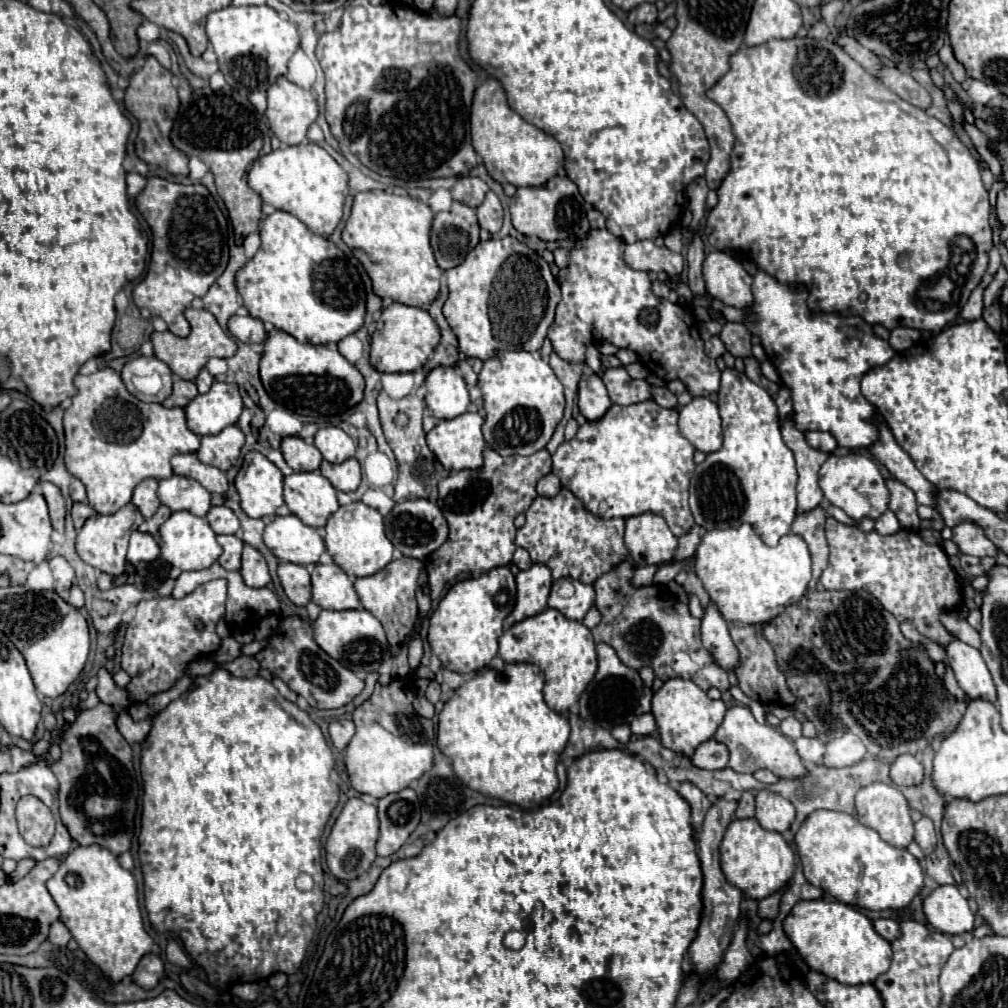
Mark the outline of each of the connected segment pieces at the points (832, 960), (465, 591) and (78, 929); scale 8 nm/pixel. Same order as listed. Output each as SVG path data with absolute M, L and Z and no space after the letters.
M798 902L784 920L784 932L812 970L838 978L842 984L874 982L892 962L890 942L876 934L872 920L842 902Z
M506 566L494 568L478 578L456 582L430 616L428 642L432 652L440 658L442 666L458 674L472 674L488 666L490 660L498 654L502 622L514 608L514 602L516 582Z
M94 844L74 848L66 856L66 860L60 862L58 872L46 882L46 888L60 908L60 920L66 922L66 928L70 930L78 946L112 982L120 982L124 976L130 976L136 970L136 964L140 962L144 954L148 952L158 954L158 946L152 942L152 938L146 934L142 926L142 914L138 908L138 896L136 896L138 892L136 880L132 872L124 870L118 864L116 856L110 850L102 846L94 846Z

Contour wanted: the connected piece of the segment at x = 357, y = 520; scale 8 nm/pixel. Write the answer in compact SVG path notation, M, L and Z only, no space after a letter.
M352 502L352 504L340 506L338 512L334 512L328 518L324 530L326 530L324 542L326 542L328 554L342 570L346 570L346 574L350 574L350 578L372 576L392 560L394 546L384 534L382 514L378 514L378 510L366 506L364 502Z

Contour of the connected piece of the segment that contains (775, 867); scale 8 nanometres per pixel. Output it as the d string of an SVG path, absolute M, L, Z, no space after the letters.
M756 818L734 820L728 826L720 844L720 858L726 880L732 886L740 888L744 896L752 900L762 900L784 888L790 882L796 868L796 852L790 848L790 844L782 838L782 834L764 830L756 822Z

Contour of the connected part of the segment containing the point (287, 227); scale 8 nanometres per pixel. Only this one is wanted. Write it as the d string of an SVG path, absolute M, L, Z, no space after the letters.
M276 210L262 220L260 238L260 250L236 272L236 290L240 292L250 316L270 322L274 328L294 336L298 342L308 344L338 344L344 336L360 330L366 312L364 284L358 276L358 270L348 262L334 242L310 232L296 216L282 210Z

